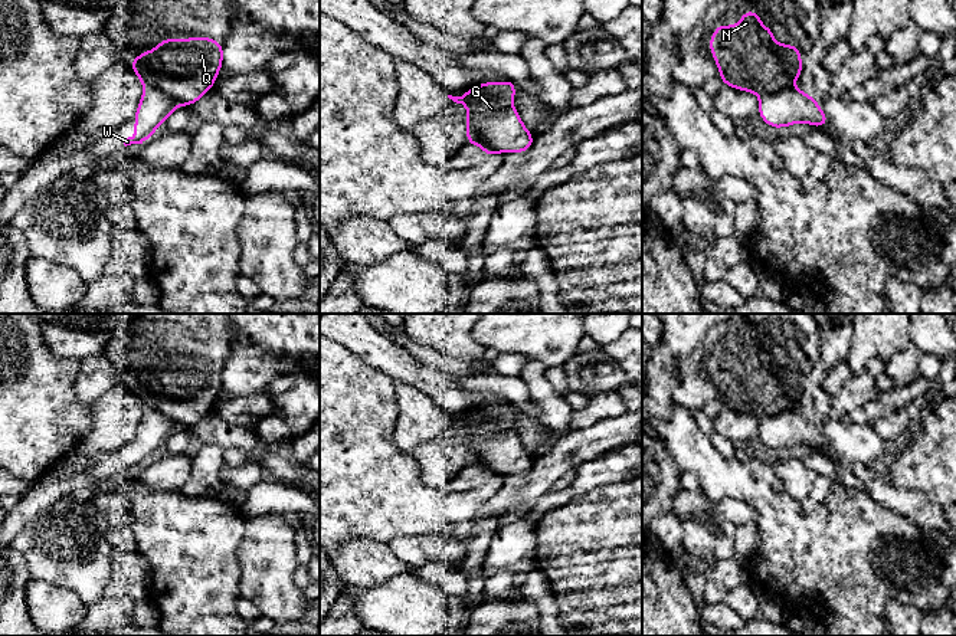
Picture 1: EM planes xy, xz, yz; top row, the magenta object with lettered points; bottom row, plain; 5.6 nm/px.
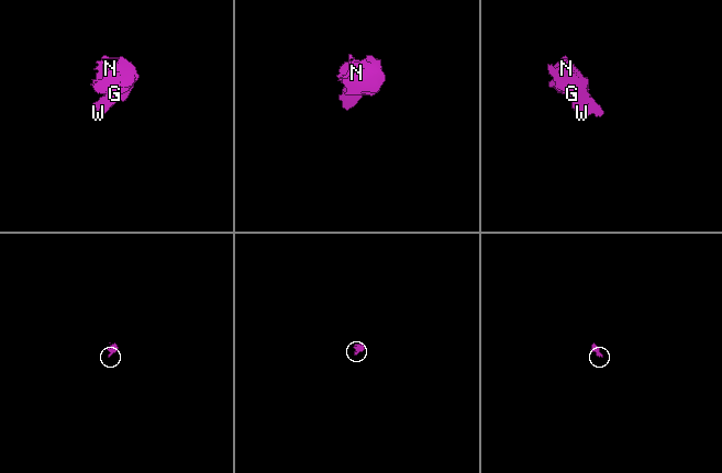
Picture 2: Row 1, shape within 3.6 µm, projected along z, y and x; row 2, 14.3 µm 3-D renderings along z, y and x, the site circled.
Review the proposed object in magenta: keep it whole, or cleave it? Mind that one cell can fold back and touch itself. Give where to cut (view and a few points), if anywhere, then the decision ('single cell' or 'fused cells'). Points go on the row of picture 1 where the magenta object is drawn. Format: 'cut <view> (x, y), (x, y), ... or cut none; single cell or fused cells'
cut xy (144, 84), (157, 87), (179, 104); fused cells

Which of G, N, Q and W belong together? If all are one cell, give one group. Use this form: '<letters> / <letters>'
G N Q / W

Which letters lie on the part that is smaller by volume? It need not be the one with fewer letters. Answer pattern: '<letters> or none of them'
W

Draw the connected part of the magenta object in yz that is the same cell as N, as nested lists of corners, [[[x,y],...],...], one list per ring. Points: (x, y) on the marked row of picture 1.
[[[747,10],[737,27],[717,23],[710,37],[710,53],[724,85],[759,96],[792,86],[803,69],[798,59],[803,52],[795,45],[780,45],[773,29],[763,27],[754,10]]]

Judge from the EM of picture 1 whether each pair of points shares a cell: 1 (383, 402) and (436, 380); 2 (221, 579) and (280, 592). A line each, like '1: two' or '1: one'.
1: two
2: two

